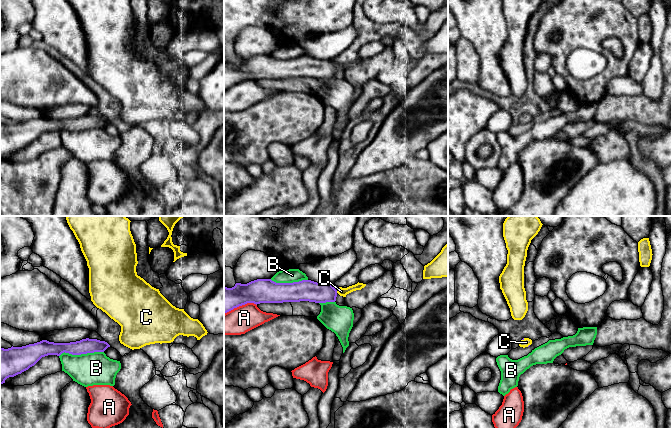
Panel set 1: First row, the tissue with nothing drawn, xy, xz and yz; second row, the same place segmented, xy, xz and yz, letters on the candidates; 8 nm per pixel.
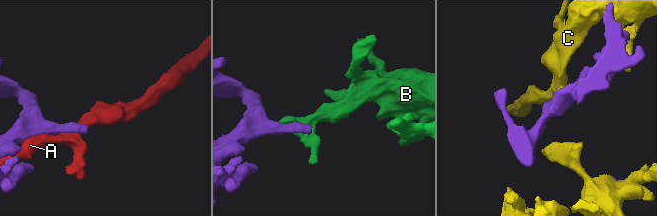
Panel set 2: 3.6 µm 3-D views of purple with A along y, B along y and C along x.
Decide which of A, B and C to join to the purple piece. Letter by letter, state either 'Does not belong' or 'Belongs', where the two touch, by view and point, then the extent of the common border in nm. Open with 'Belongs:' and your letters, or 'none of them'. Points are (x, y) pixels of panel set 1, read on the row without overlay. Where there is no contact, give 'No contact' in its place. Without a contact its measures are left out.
Belongs: C
A: Does not belong. Touches purple at xz (240, 81). Shared border 280 nm
B: Does not belong. Touches purple at xy (81, 129). Shared border 360 nm
C: Belongs. Touches purple at yz (523, 115). Shared border 30 nm

